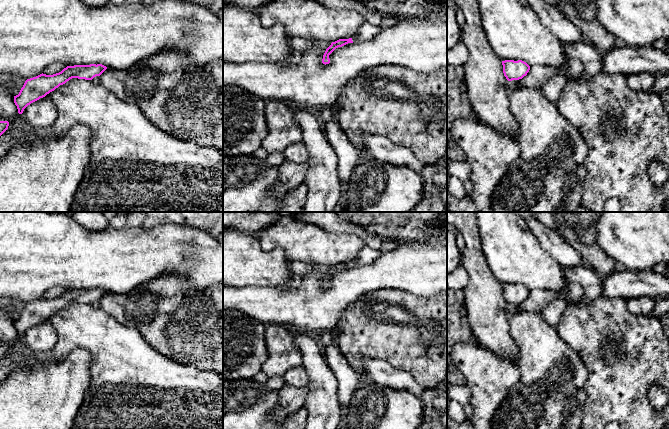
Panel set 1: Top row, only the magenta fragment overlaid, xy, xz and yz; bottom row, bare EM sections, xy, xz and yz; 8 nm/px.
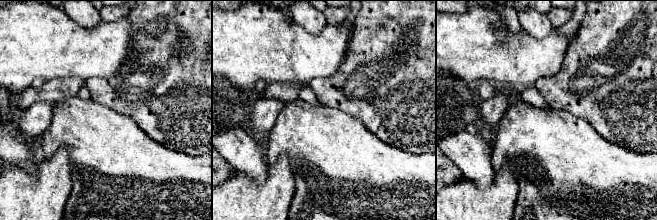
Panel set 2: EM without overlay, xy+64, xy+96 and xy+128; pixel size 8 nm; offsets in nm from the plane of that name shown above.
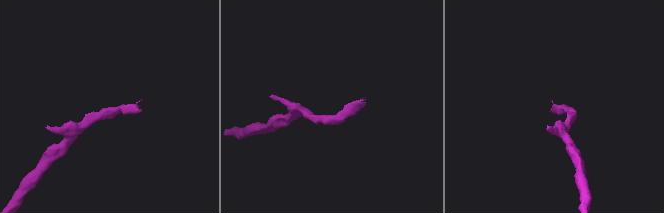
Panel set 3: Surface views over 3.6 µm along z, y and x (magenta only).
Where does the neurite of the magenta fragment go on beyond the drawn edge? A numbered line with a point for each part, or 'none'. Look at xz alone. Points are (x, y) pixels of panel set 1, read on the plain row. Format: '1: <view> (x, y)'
1: xz (367, 255)

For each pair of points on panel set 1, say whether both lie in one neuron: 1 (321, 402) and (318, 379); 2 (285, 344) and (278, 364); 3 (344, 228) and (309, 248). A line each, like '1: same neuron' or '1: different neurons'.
1: same neuron
2: same neuron
3: different neurons

